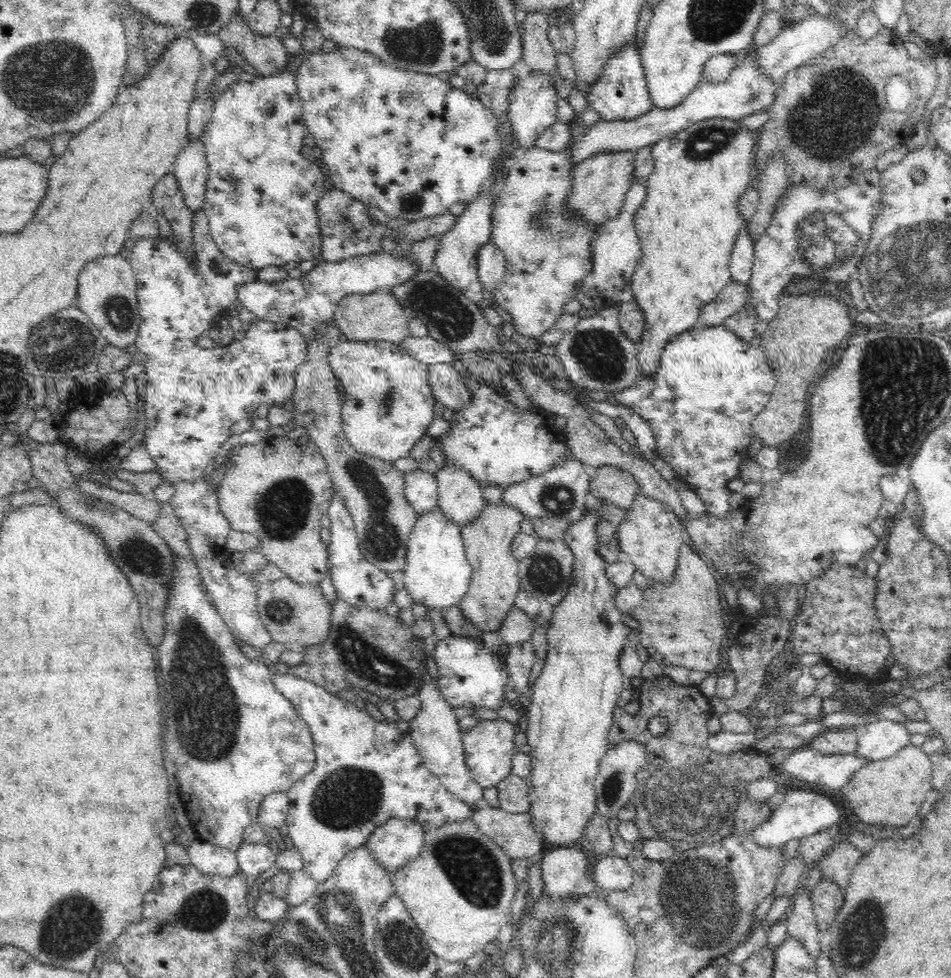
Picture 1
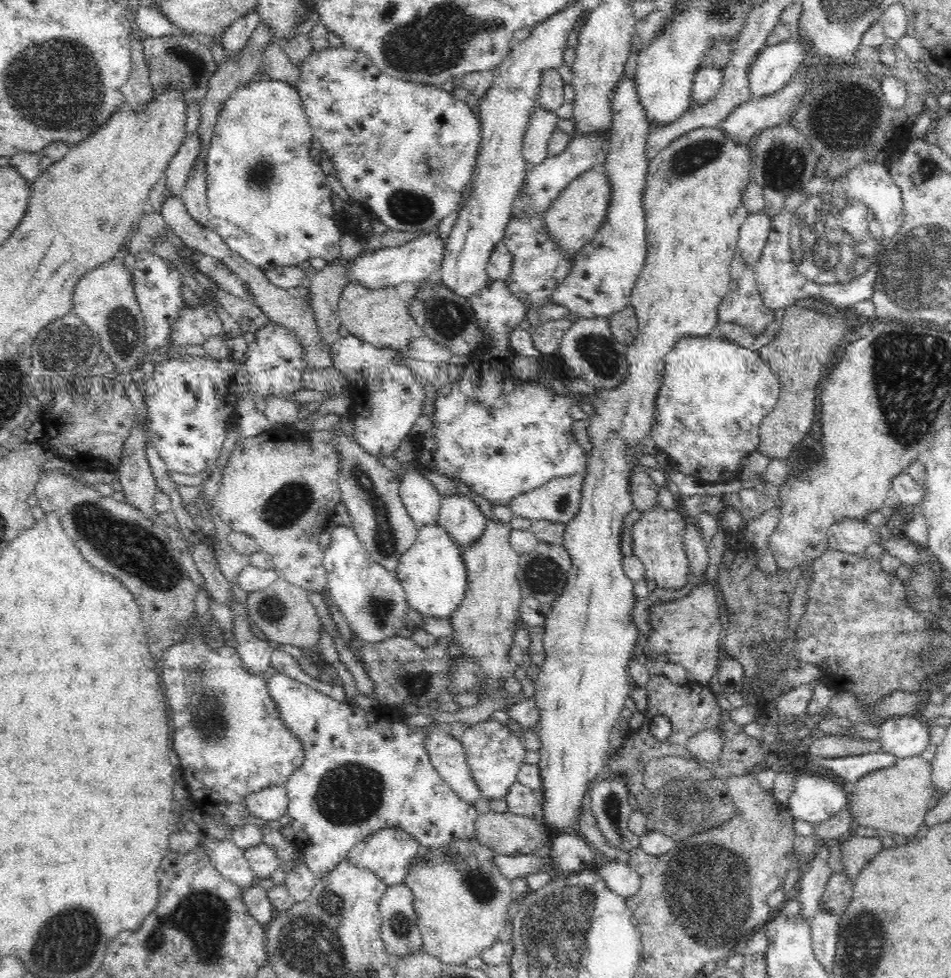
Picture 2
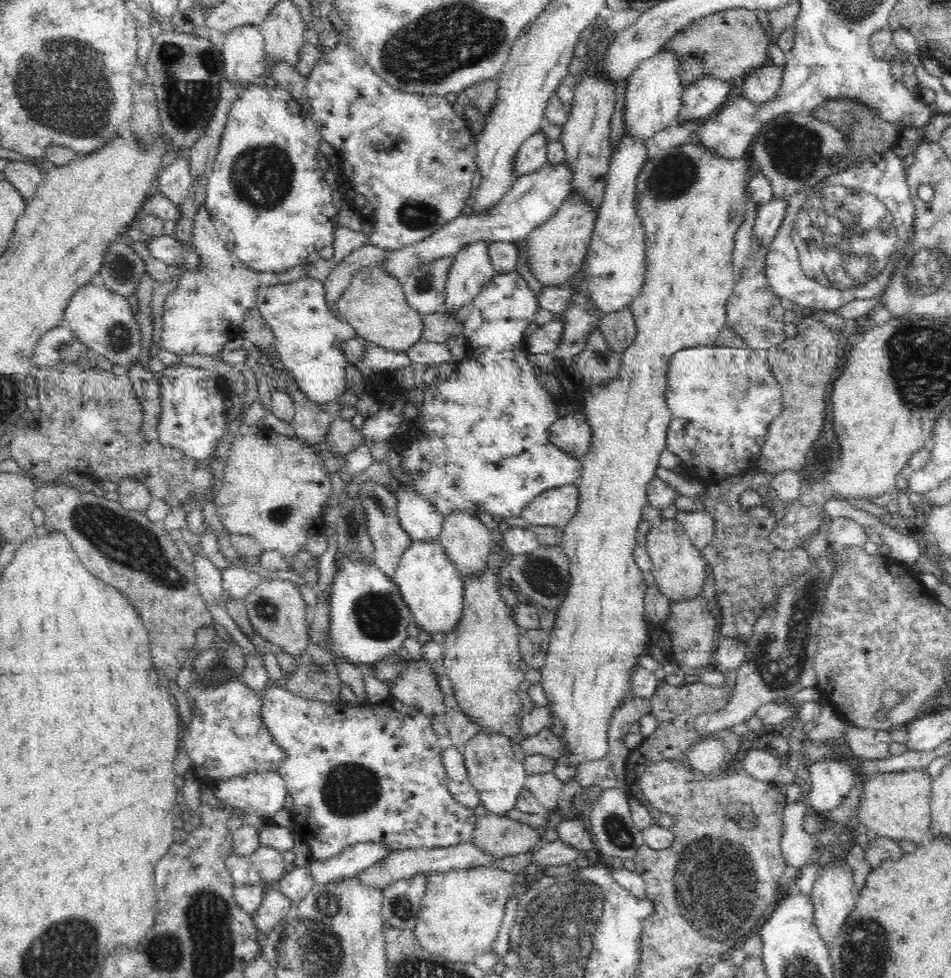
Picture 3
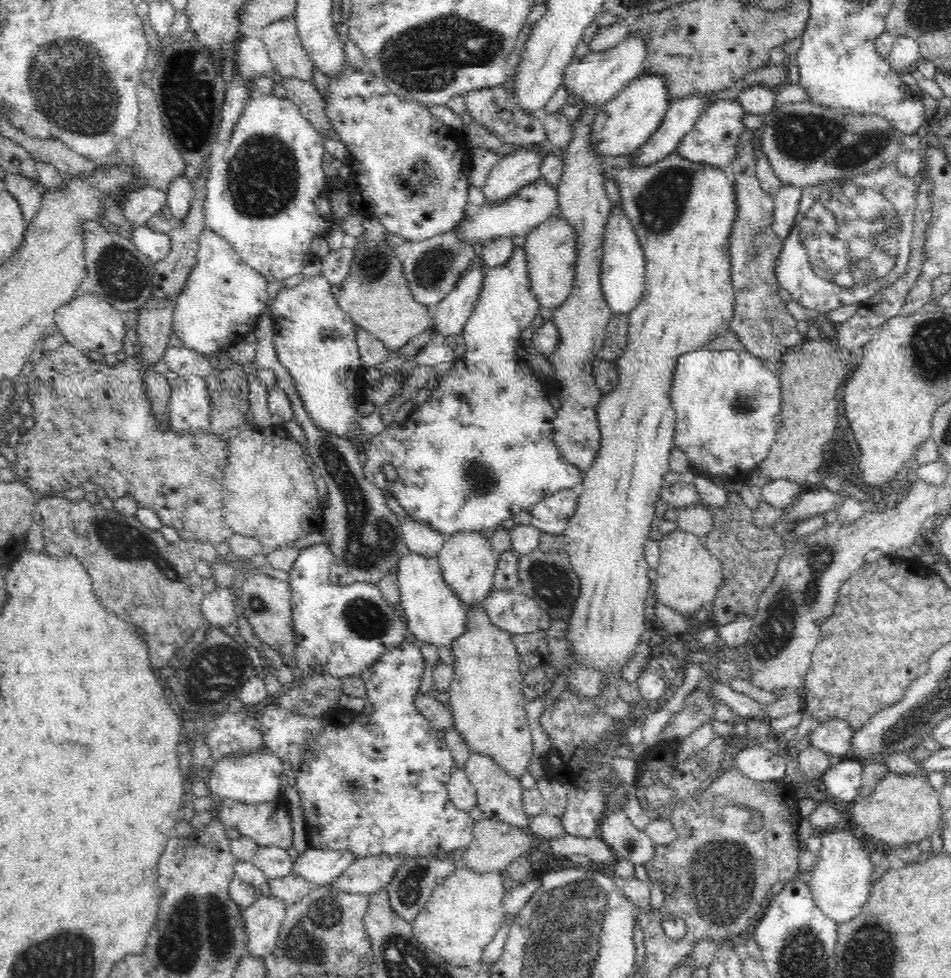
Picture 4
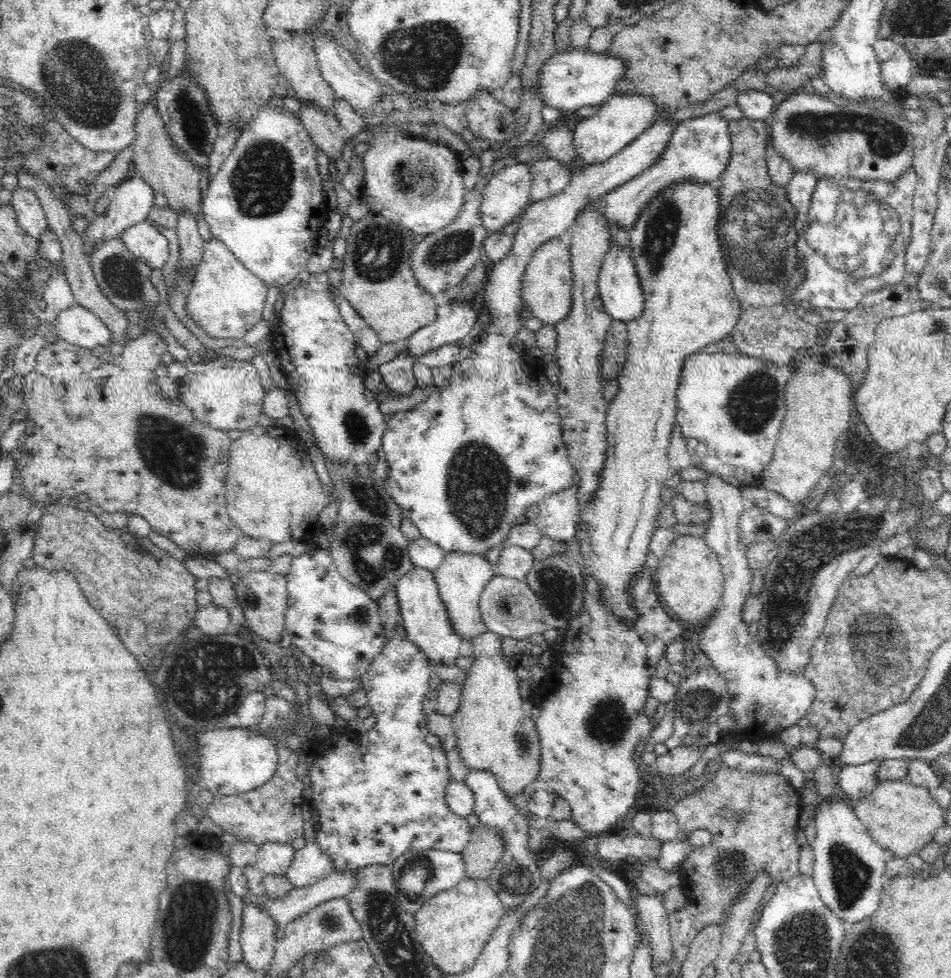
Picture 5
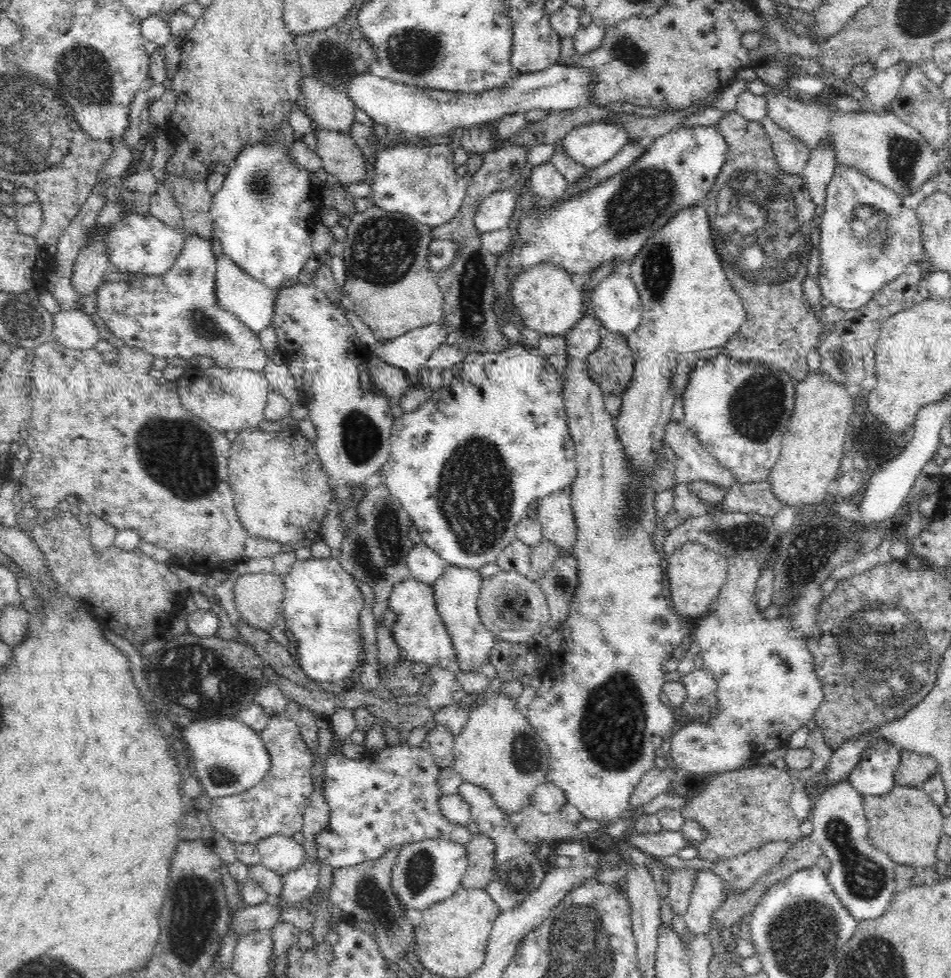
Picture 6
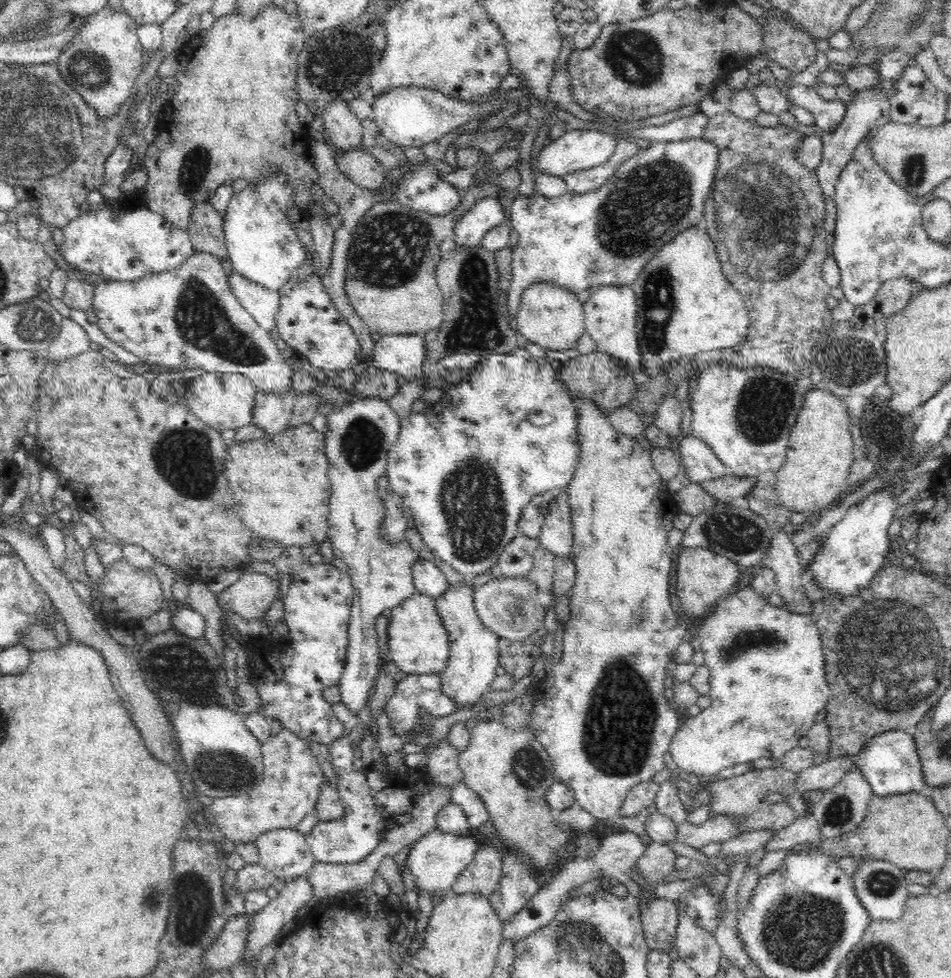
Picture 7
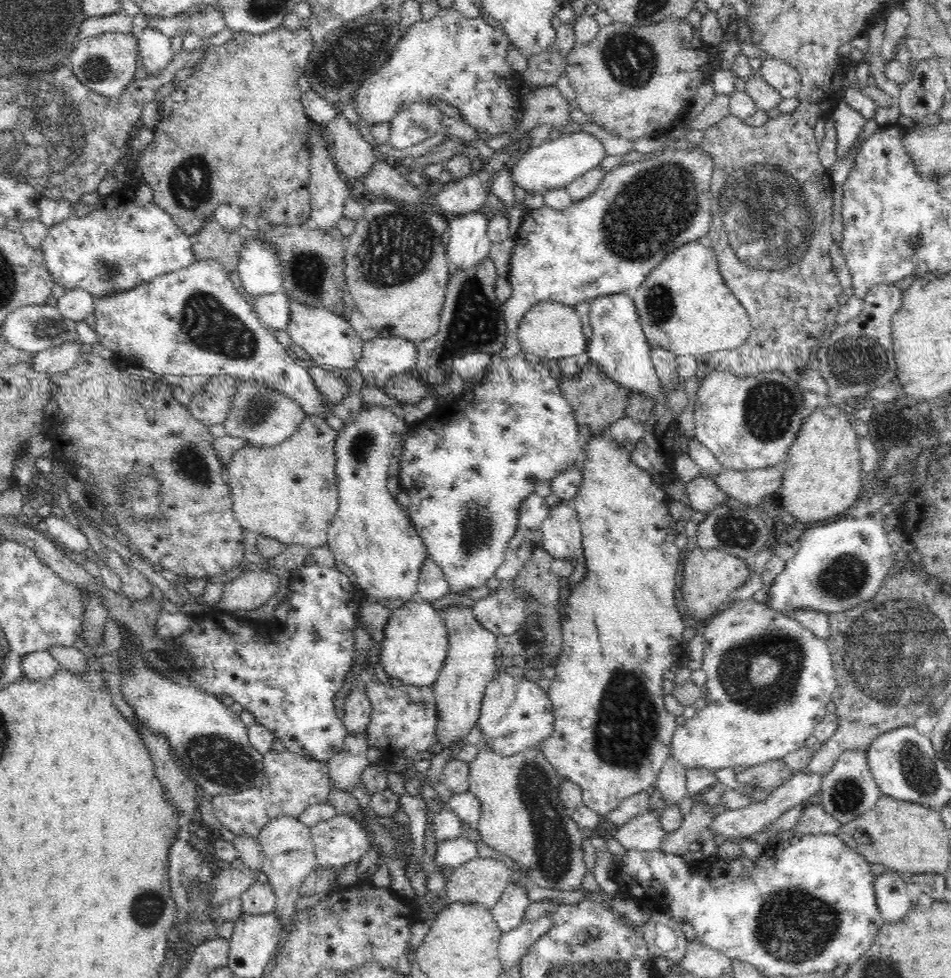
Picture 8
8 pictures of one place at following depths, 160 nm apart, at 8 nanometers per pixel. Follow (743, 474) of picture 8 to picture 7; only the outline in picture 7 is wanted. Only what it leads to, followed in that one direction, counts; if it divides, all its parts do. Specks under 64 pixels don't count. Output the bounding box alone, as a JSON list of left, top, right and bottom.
[700,475,758,504]

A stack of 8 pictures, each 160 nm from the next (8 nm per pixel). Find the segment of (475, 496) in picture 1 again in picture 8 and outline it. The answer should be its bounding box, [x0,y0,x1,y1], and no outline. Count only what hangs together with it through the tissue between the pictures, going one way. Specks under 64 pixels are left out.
[432,606,497,748]

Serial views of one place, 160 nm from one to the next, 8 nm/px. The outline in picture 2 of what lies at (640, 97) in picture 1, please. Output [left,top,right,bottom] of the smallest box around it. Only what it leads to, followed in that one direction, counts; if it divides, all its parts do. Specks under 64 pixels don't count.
[551,75,650,318]

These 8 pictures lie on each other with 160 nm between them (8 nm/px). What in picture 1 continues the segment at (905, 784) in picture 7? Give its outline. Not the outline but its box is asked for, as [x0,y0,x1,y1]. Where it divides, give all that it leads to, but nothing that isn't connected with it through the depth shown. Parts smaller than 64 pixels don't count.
[753,789,842,848]

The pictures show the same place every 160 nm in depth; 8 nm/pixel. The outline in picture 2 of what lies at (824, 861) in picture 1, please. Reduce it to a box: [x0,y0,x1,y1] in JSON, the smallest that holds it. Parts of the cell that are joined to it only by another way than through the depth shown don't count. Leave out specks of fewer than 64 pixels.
[840,836,882,878]

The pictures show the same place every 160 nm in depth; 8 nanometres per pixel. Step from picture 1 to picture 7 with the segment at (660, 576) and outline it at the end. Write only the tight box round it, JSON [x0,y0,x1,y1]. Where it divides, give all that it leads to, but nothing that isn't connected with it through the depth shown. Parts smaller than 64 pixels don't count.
[676,546,741,617]

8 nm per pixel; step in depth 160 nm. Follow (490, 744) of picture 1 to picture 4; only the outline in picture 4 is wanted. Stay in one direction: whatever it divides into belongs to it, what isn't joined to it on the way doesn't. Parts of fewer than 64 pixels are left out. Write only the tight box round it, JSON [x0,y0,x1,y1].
[463,752,529,828]

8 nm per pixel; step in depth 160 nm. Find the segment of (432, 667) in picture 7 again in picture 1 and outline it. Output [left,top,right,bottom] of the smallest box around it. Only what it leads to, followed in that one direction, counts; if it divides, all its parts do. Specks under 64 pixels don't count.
[404,507,473,609]

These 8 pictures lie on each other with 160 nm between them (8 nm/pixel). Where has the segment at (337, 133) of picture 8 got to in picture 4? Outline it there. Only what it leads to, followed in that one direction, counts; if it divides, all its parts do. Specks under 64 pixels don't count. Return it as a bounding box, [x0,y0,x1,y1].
[261,16,315,82]

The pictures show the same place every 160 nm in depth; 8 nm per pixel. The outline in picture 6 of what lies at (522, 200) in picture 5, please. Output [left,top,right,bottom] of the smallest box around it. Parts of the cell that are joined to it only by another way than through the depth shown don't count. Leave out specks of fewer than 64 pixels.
[474,188,516,235]

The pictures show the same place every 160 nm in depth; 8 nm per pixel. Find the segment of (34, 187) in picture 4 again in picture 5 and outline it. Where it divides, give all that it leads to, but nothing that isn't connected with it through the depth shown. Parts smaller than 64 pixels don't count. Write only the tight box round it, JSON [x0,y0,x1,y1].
[11,186,48,239]

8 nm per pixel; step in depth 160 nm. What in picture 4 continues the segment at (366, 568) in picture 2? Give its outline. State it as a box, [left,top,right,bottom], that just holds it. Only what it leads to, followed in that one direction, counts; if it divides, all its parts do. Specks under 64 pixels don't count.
[289,543,410,678]

